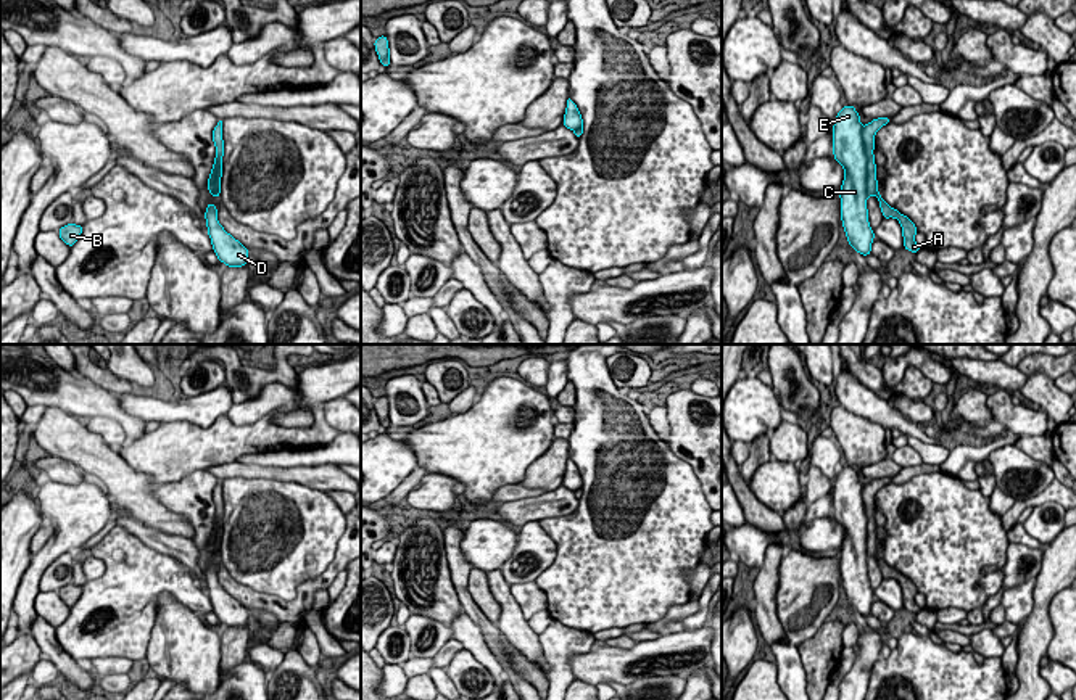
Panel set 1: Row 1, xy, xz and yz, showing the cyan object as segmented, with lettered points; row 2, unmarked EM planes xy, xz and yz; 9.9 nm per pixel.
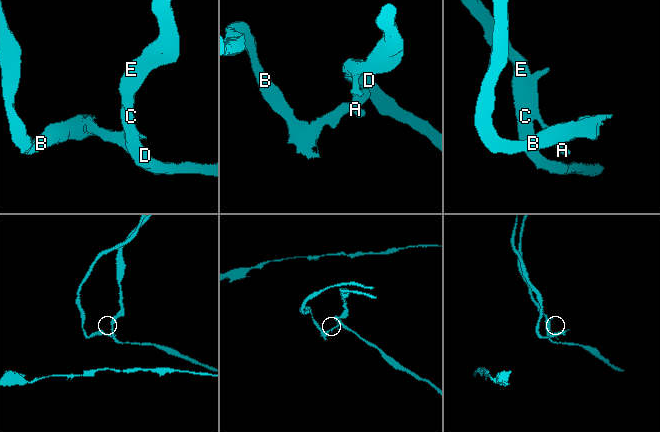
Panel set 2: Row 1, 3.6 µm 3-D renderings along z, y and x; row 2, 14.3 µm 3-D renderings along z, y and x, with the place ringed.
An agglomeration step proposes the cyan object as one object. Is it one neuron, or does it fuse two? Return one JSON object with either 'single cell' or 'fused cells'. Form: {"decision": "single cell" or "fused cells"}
{"decision": "fused cells"}

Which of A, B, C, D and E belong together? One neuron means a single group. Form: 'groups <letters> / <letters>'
groups A B / C D E

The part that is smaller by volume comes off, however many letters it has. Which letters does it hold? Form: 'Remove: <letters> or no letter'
Remove: A, B

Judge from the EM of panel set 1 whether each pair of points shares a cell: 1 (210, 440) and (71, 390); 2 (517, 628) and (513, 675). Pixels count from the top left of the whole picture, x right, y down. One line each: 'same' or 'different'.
1: same
2: different

